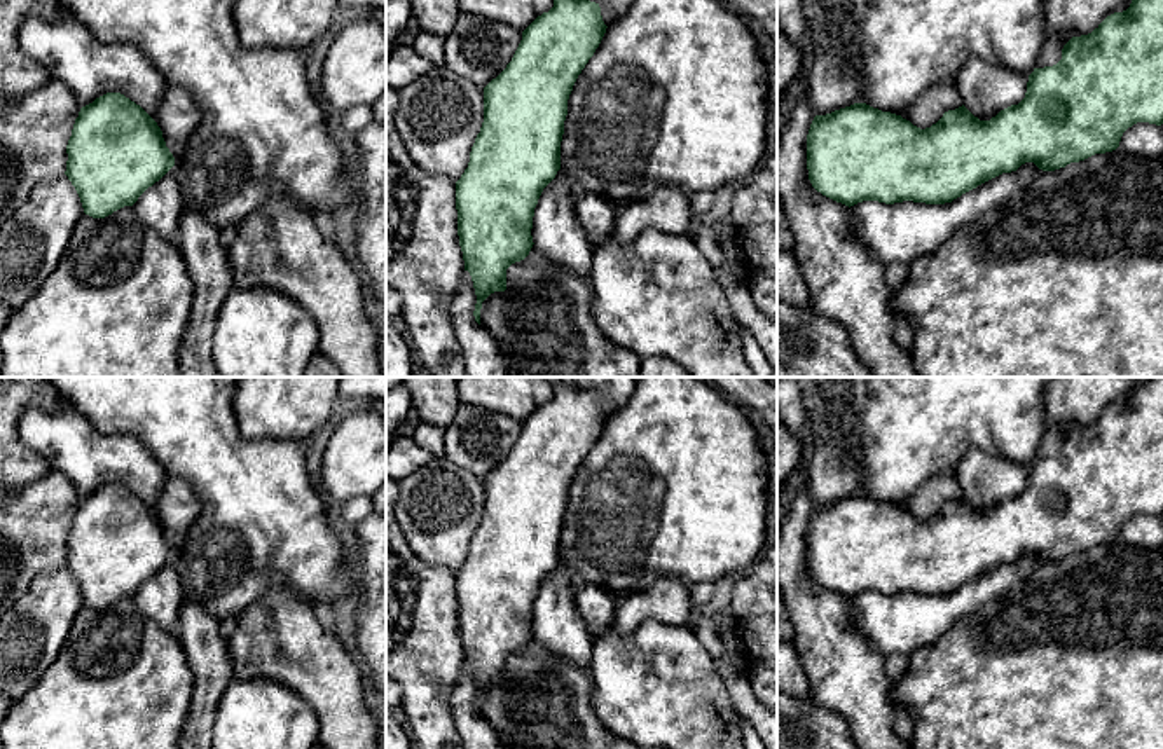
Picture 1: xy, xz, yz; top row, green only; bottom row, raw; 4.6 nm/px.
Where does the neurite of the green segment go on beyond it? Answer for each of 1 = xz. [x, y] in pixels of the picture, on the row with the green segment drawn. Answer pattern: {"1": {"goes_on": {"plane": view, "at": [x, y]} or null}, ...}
{"1": {"goes_on": null}}

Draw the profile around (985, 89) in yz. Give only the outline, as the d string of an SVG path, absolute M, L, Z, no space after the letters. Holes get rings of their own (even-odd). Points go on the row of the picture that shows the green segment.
M971 56L952 80L962 105L980 120L990 120L1025 98L1029 75Z

